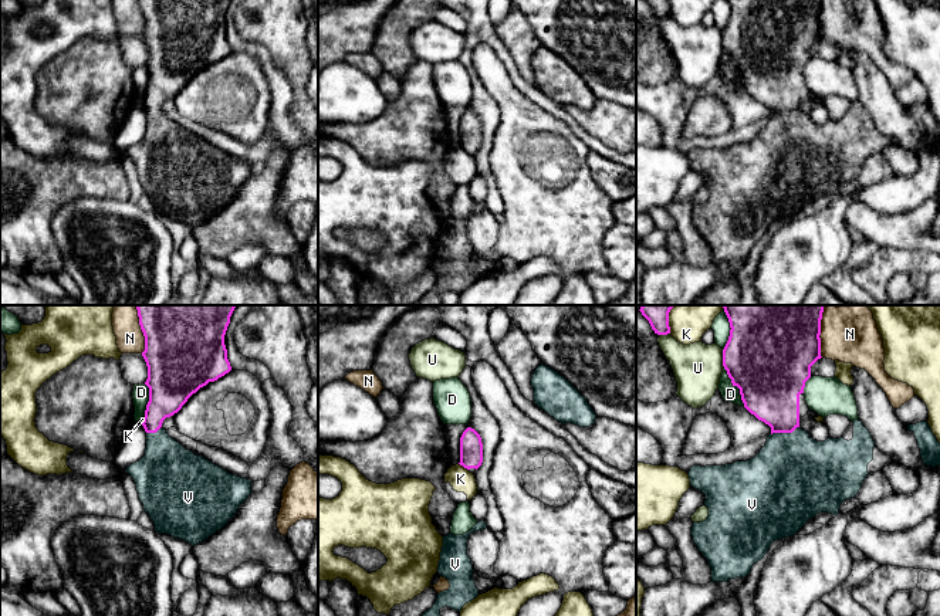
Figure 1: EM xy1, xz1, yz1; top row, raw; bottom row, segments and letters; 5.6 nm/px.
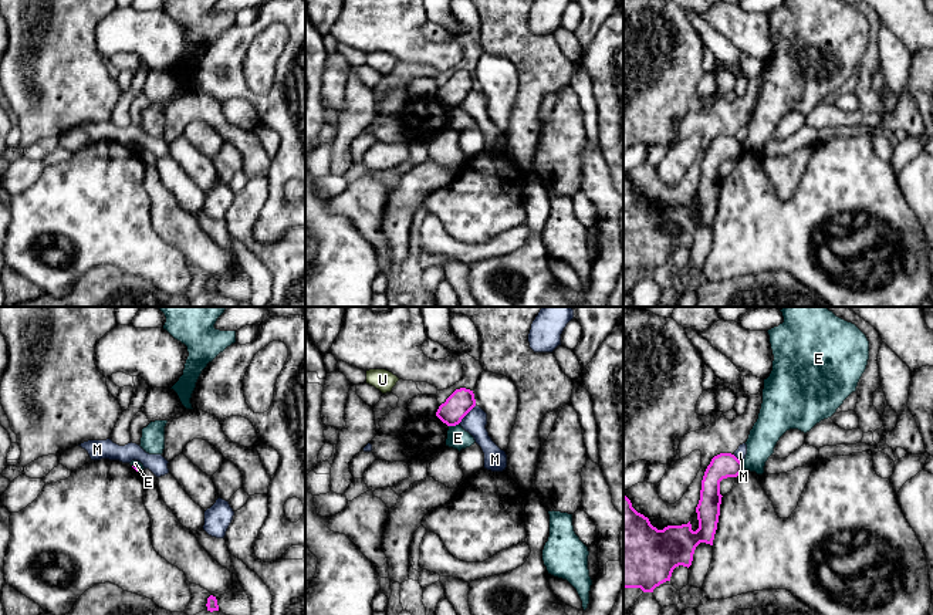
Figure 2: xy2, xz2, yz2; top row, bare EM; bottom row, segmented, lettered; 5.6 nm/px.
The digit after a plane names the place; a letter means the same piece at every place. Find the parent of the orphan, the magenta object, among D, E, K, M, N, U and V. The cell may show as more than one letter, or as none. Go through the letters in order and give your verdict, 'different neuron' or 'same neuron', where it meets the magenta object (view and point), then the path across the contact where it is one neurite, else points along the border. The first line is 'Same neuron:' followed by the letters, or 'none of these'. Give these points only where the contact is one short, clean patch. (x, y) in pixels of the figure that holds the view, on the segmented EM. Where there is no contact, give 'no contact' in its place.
Same neuron: V
D: different neuron; contact yz1 (736, 385)
E: different neuron; contact xz2 (453, 425); border xz2 (457, 423), (449, 426)
K: different neuron; contact xz1 (463, 466)
M: different neuron; contact xz2 (466, 414); border xz2 (476, 405), (457, 423)
N: different neuron; contact yz1 (820, 331)
U: different neuron; contact yz1 (723, 358)
V: same neuron; contact yz1 (784, 432); way yz1 (770, 391), (784, 419), (784, 432), (793, 460), (793, 474)

